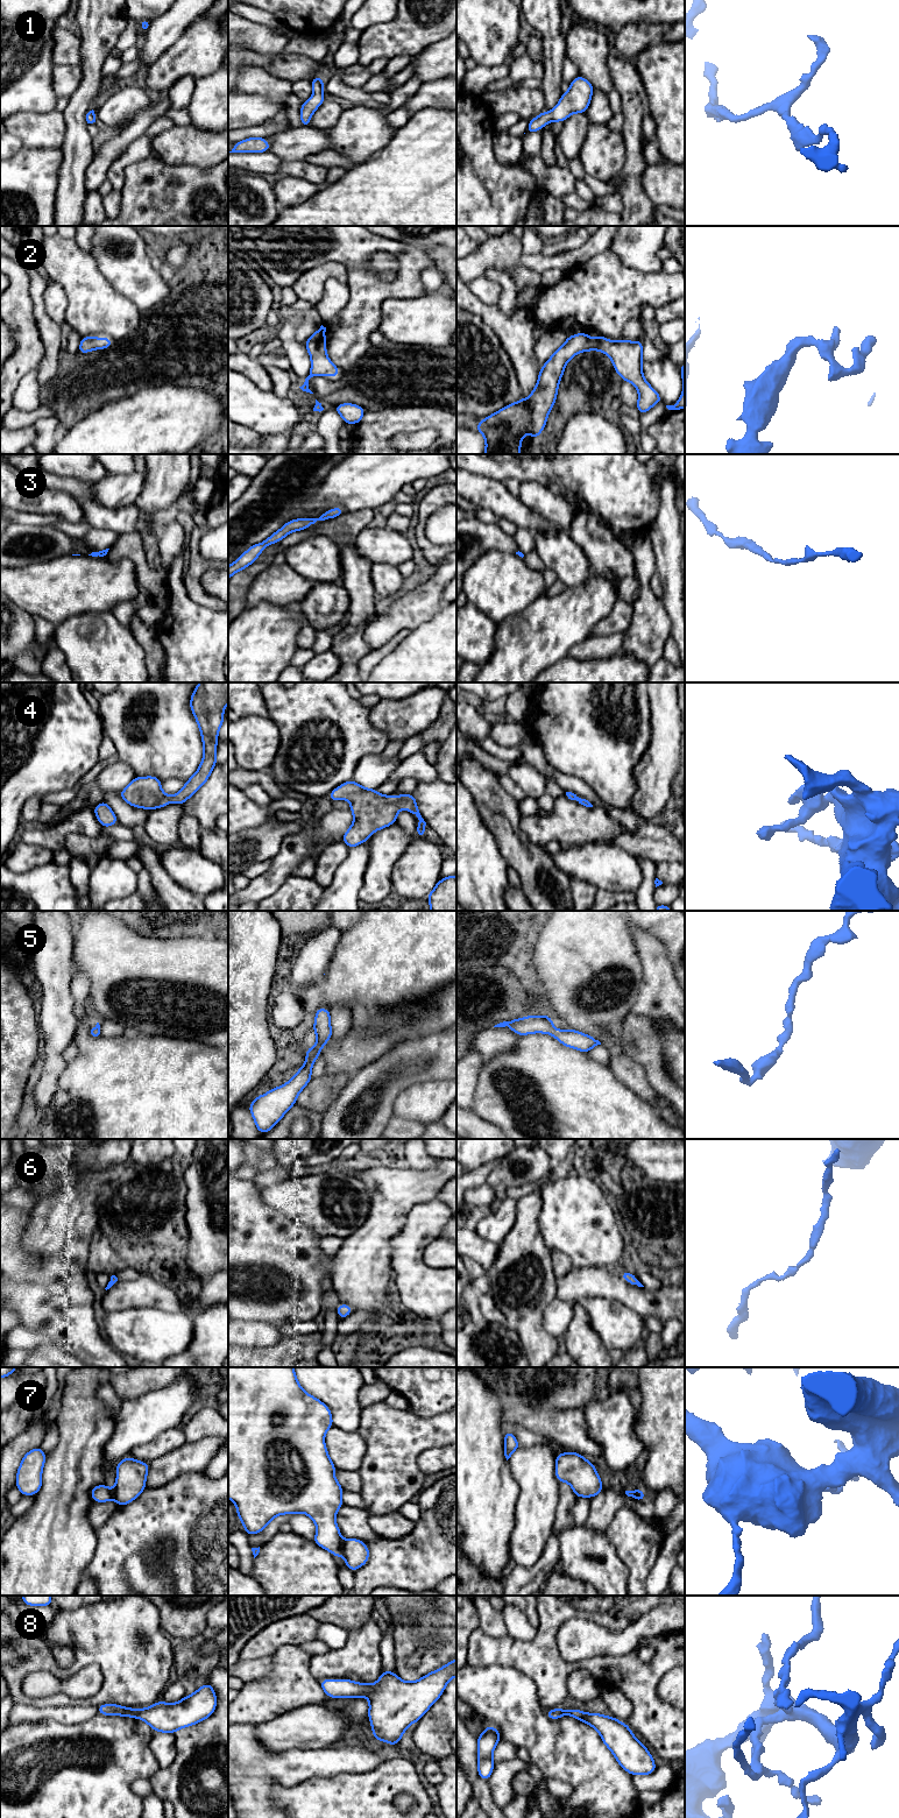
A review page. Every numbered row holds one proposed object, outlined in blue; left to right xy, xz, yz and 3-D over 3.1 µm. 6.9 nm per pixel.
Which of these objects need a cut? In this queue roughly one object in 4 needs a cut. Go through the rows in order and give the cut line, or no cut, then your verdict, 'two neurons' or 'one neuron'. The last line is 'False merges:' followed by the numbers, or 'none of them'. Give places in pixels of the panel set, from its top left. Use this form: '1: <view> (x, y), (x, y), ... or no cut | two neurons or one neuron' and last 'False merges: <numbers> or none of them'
1: no cut | one neuron
2: no cut | one neuron
3: no cut | one neuron
4: no cut | one neuron
5: no cut | one neuron
6: no cut | one neuron
7: xz (342, 1540), (340, 1555) | two neurons
8: no cut | one neuron
False merges: 7

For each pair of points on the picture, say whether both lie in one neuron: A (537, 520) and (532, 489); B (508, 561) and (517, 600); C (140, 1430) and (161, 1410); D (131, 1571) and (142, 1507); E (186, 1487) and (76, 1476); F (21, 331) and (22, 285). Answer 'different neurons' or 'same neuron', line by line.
A: different neurons
B: same neuron
C: same neuron
D: different neurons
E: different neurons
F: same neuron

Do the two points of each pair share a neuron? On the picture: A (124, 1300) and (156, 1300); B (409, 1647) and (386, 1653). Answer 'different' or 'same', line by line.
A: same
B: different

